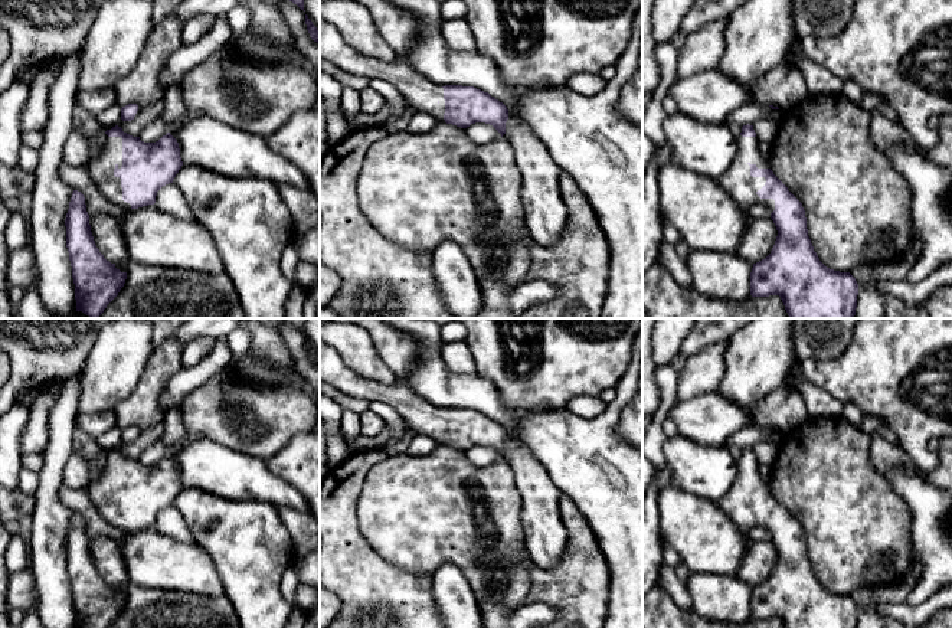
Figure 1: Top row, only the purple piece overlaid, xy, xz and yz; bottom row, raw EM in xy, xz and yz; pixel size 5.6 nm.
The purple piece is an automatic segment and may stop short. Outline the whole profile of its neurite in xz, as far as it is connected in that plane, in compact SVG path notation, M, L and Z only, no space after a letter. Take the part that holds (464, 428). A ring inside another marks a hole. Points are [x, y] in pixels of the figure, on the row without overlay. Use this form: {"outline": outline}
{"outline": "M320 340L320 383L330 383L353 398L380 400L393 406L415 435L425 435L439 445L467 451L475 445L493 448L501 459L508 442L507 429L474 409L436 408L406 385L382 385L351 370L340 354Z"}

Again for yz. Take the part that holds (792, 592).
{"outline": "M743 448L737 459L737 474L730 490L717 506L746 534L752 527L762 526L771 531L778 559L771 576L753 586L750 595L750 618L779 618L783 628L857 628L858 606L850 595L827 591L818 580L807 552L802 526L773 497L763 481L753 448Z"}

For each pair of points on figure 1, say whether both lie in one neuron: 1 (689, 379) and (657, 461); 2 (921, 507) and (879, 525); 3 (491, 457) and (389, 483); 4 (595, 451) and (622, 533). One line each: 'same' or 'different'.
1: different
2: different
3: different
4: same

